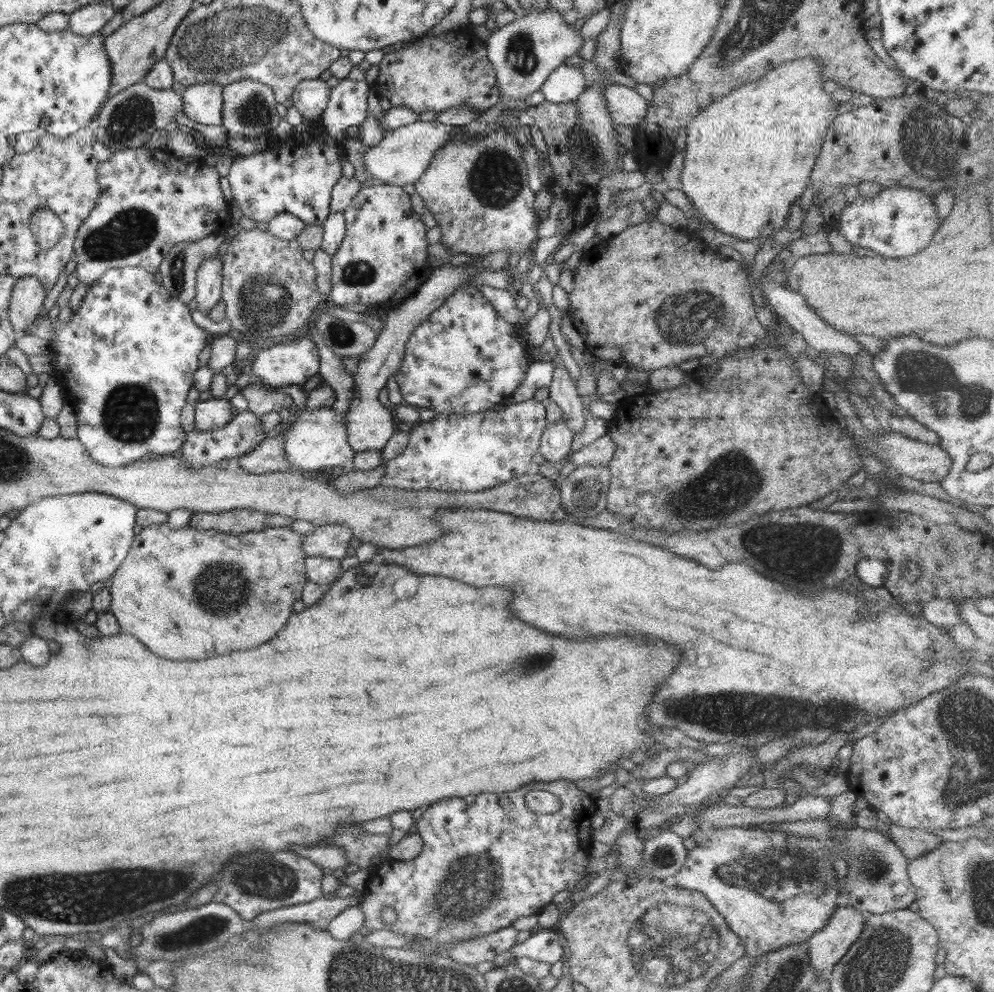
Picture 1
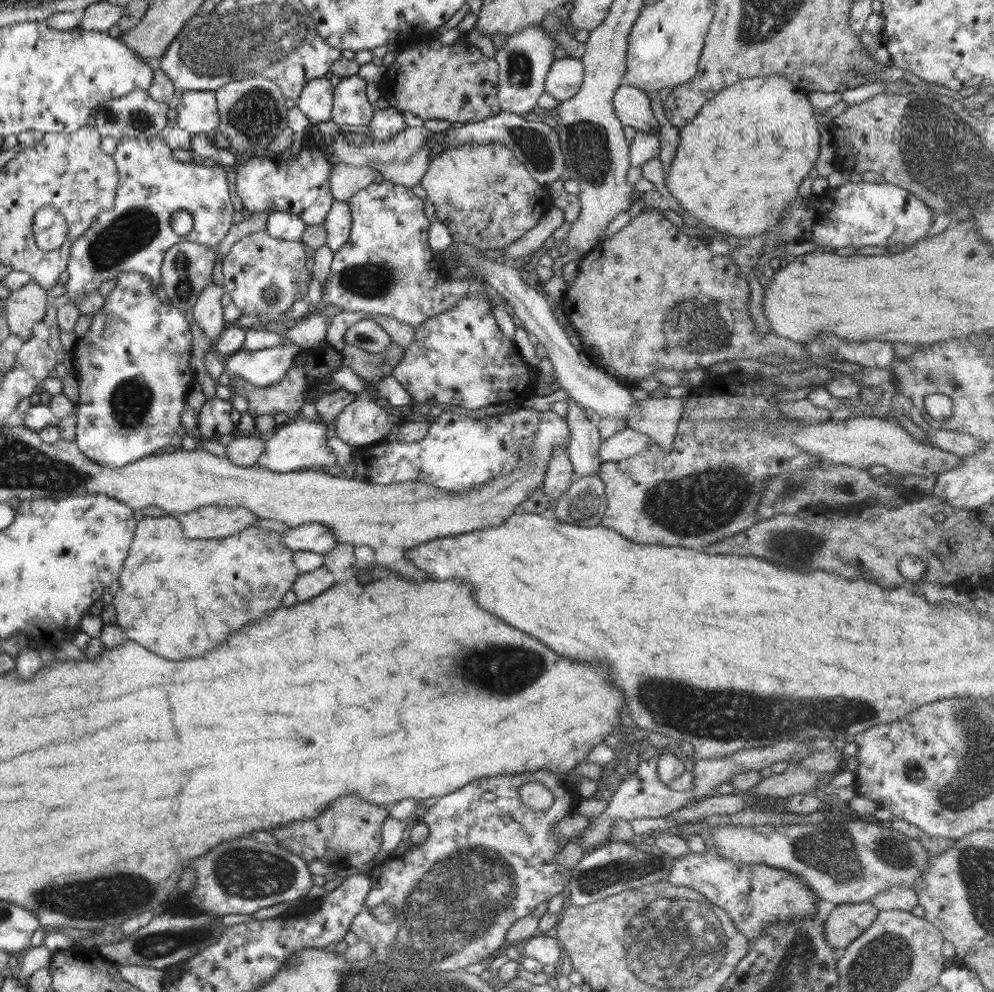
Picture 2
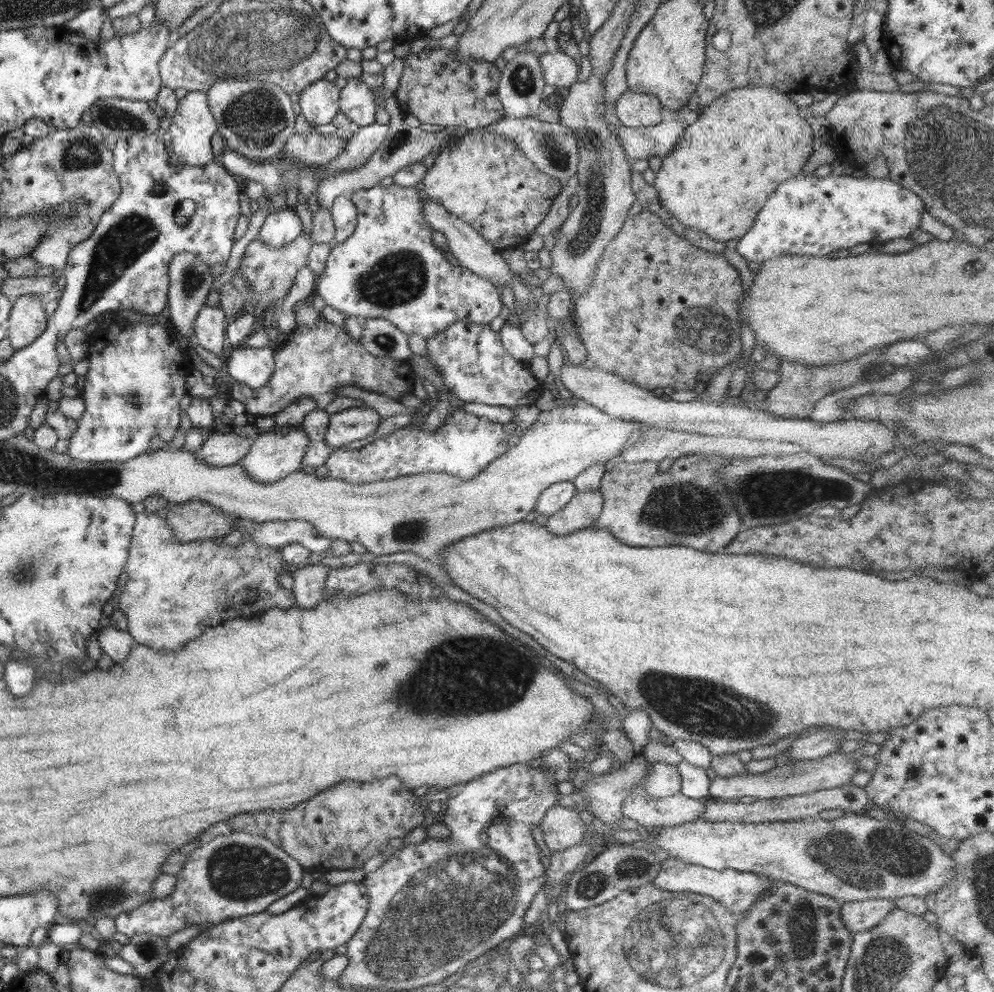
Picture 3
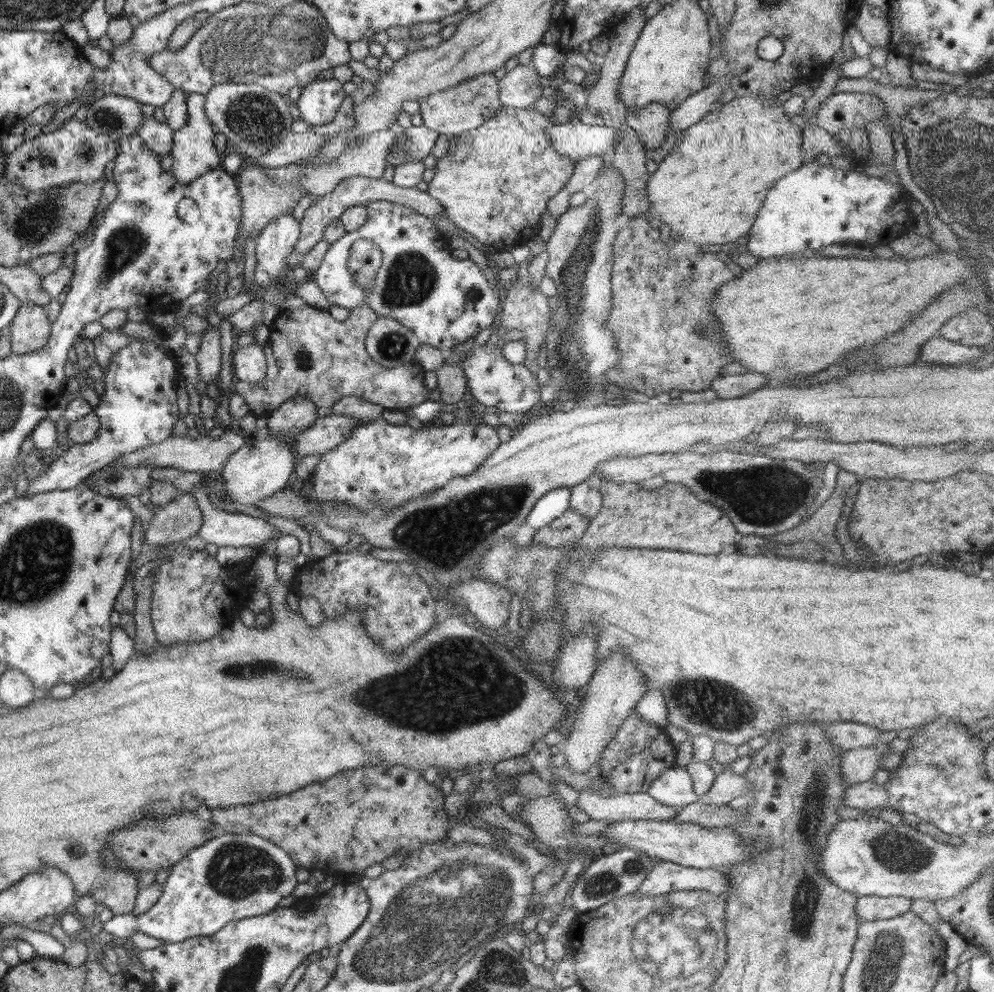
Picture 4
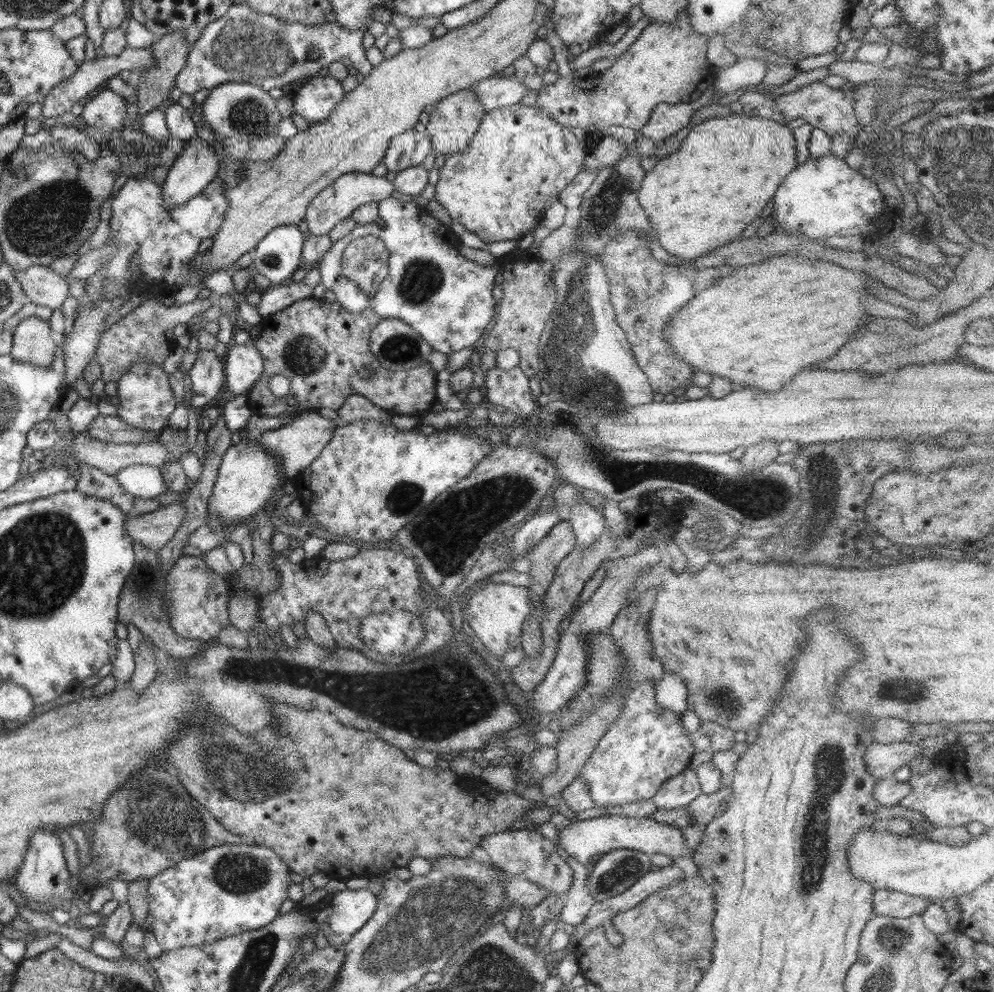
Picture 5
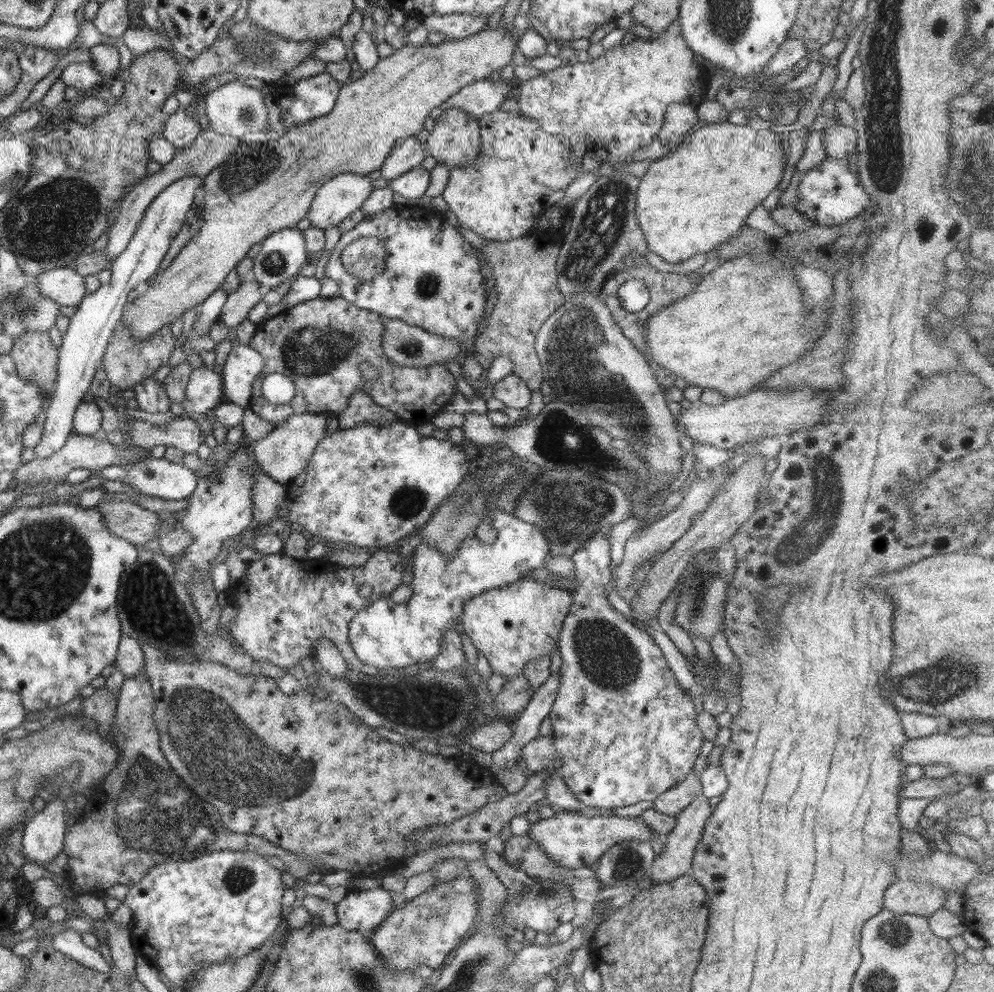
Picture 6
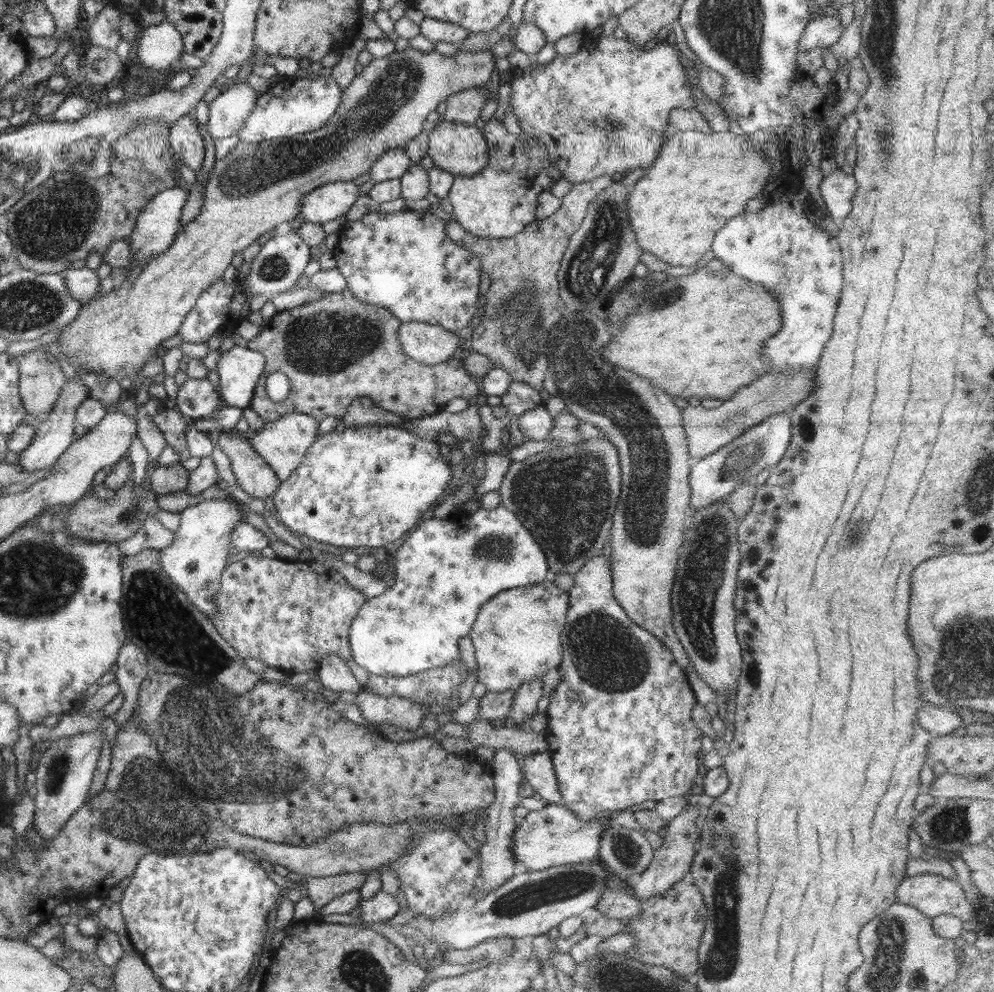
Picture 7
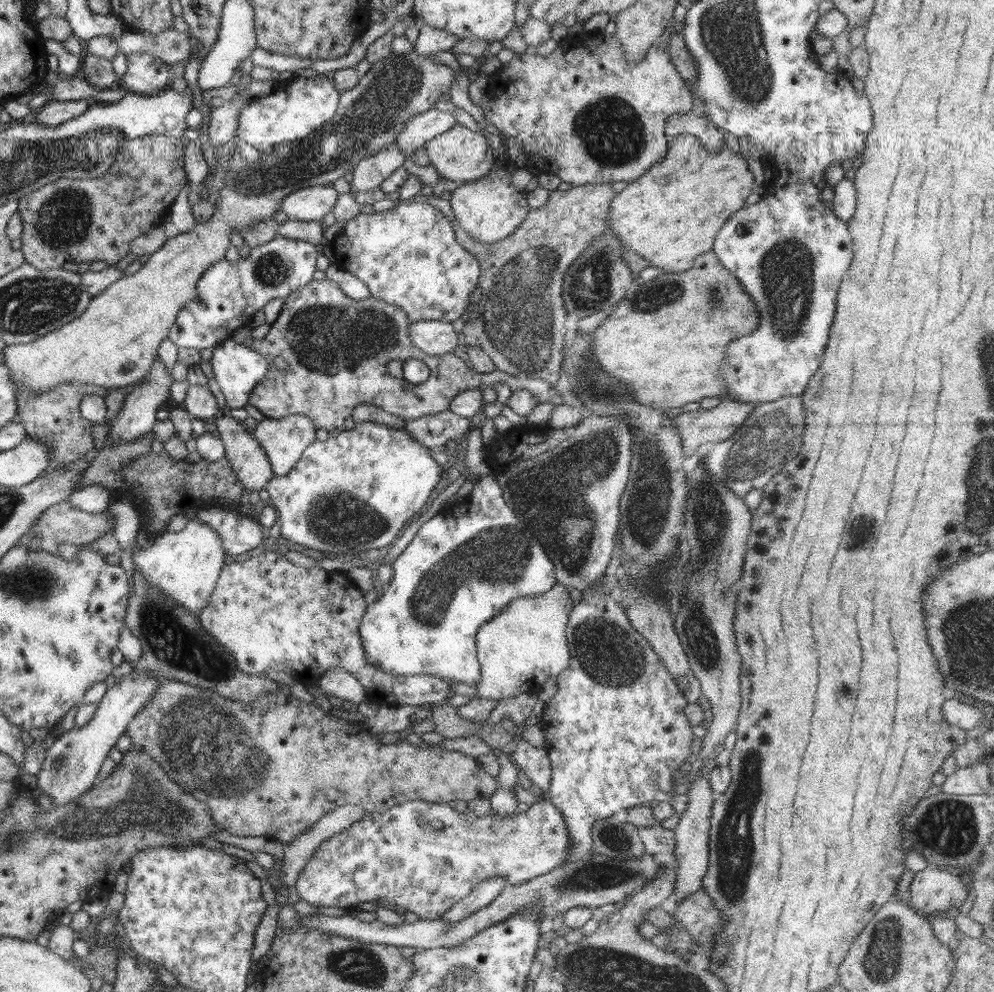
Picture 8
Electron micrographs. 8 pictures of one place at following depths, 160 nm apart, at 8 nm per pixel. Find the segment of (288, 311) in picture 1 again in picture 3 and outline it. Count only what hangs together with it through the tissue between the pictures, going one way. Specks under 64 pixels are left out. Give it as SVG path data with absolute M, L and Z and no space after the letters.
M303 230L292 244L282 246L282 248L274 248L274 246L270 246L270 244L266 244L258 238L248 244L237 272L243 274L245 280L249 282L249 286L251 286L253 296L257 298L258 306L252 306L251 309L264 308L269 310L273 303L281 303L294 284L298 270L306 267L313 244L314 240L311 239L311 235L308 237Z

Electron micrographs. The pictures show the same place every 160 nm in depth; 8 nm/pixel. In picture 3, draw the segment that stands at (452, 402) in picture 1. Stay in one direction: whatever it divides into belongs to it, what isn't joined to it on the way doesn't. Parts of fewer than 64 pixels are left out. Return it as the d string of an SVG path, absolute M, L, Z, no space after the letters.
M454 322L444 332L436 332L425 339L427 359L439 370L445 386L451 394L460 400L490 404L490 406L507 406L515 410L521 406L532 406L541 396L542 383L532 376L528 361L516 360L502 344L499 333L493 332L486 324L472 324L472 322Z

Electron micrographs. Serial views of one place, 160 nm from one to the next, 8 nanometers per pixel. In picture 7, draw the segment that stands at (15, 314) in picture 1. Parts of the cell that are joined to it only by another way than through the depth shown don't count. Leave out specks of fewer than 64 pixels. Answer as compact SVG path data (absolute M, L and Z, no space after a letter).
M42 346L26 352L17 359L19 366L19 396L22 399L24 408L28 414L44 419L55 407L59 399L59 392L67 378L62 373L60 366L47 357L47 352Z

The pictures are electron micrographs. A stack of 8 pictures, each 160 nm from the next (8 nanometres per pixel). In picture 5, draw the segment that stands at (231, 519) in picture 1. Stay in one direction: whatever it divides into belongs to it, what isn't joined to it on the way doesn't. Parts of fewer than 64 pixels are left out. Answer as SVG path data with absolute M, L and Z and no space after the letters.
M184 501L171 503L164 508L160 506L156 510L146 514L135 514L130 511L126 512L125 527L127 528L130 538L155 551L161 549L167 542L170 542L170 540L174 538L177 530L182 526L186 514L183 503Z

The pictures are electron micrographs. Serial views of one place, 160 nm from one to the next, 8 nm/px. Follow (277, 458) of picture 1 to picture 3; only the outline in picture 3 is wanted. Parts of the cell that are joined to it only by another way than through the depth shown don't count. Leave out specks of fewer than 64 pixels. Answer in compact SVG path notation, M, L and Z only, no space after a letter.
M226 427L209 436L199 449L196 449L194 452L190 452L194 453L198 457L198 460L202 460L204 464L222 468L222 466L231 466L232 464L237 464L238 462L242 461L242 458L248 454L252 443L253 439L239 436Z

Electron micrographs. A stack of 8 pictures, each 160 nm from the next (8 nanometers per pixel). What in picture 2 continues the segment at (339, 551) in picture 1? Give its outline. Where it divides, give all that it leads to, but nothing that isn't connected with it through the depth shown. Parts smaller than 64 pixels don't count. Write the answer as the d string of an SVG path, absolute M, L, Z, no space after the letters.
M306 523L281 534L283 543L293 551L305 550L316 554L328 554L336 548L337 540L331 530L320 523Z

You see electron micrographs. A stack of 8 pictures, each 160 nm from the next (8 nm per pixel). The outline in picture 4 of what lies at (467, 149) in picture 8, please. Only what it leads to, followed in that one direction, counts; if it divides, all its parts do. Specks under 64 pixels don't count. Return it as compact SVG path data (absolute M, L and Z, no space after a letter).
M492 73L467 78L456 86L449 86L444 90L419 98L417 101L420 104L420 114L424 124L446 138L478 128L487 120L494 118L503 107L499 99L499 80Z

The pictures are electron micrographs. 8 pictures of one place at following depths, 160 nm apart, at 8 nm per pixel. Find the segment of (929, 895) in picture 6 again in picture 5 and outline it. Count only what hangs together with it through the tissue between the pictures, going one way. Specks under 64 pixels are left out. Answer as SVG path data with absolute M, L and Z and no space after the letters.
M875 890L873 894L873 914L904 918L920 915L931 901L922 896L910 896L896 890Z

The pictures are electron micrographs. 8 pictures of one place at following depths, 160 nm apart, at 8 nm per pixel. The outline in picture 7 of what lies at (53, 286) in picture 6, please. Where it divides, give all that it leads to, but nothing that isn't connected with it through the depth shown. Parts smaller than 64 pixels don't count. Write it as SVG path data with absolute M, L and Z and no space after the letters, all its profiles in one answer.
M68 267L61 272L65 280L68 292L74 300L82 304L89 302L96 294L102 280L96 275L96 270L88 267Z

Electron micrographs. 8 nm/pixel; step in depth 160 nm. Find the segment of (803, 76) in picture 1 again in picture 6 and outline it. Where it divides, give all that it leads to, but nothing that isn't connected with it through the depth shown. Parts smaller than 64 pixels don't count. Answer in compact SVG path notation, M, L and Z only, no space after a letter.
M729 120L723 123L702 124L684 136L670 152L652 161L640 180L636 196L636 216L646 234L649 252L675 265L696 254L706 255L726 238L731 238L744 226L748 214L762 204L762 200L776 190L782 181L785 155L782 148L784 135L771 129L754 129Z

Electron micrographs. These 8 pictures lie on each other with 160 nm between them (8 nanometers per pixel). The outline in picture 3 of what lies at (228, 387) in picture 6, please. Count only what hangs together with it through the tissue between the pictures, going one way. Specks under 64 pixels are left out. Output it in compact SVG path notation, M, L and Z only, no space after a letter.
M238 347L228 358L227 372L232 381L245 384L246 387L262 389L268 384L275 369L273 349Z

